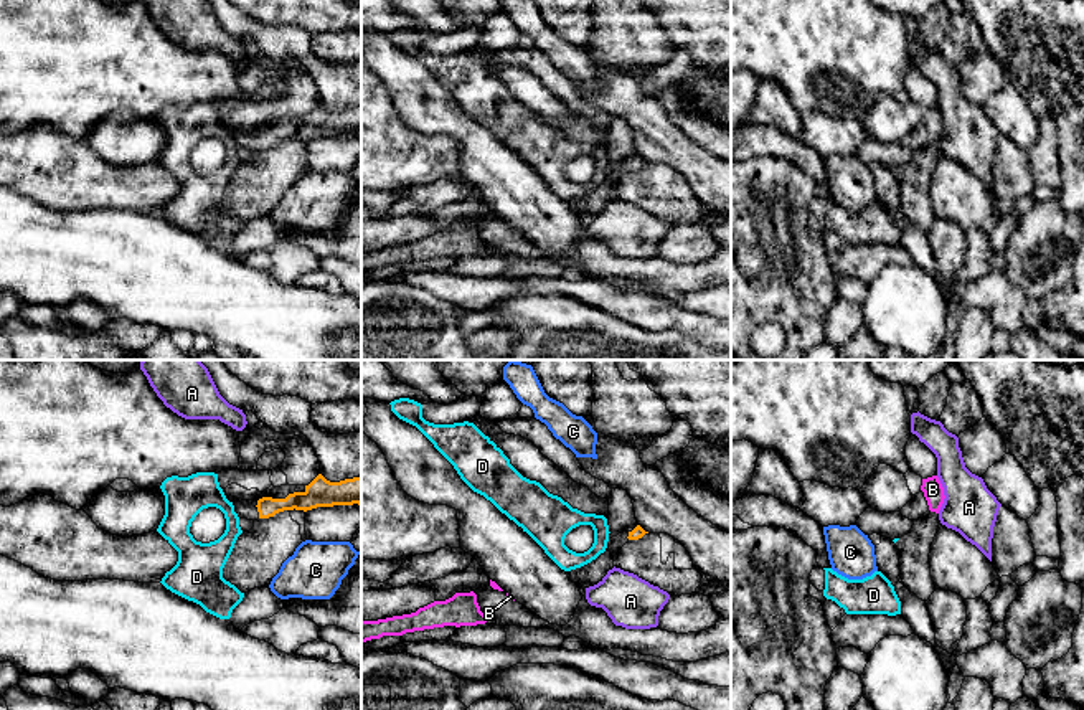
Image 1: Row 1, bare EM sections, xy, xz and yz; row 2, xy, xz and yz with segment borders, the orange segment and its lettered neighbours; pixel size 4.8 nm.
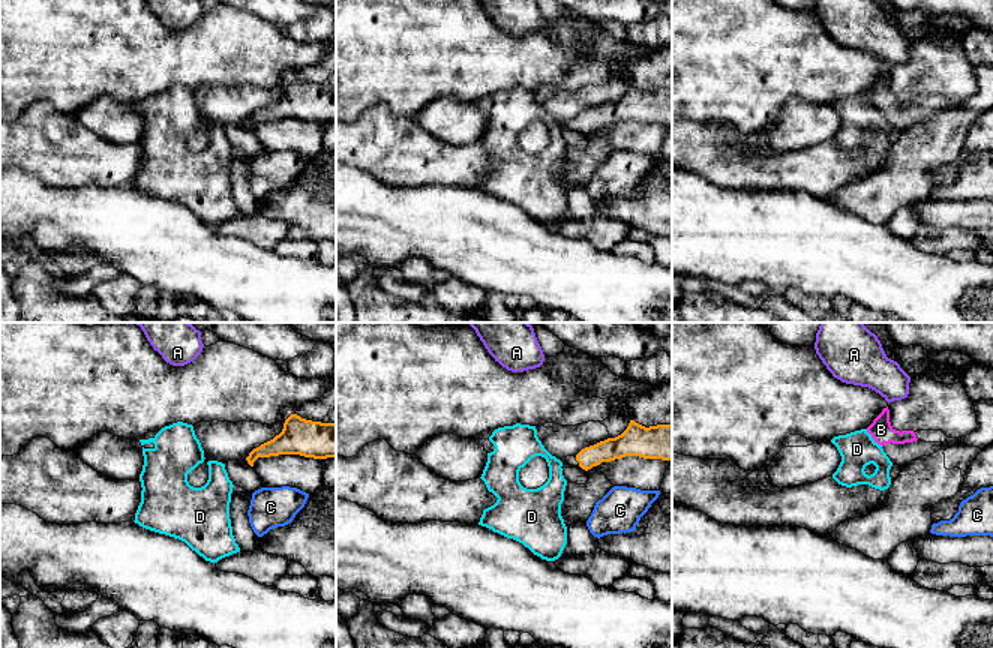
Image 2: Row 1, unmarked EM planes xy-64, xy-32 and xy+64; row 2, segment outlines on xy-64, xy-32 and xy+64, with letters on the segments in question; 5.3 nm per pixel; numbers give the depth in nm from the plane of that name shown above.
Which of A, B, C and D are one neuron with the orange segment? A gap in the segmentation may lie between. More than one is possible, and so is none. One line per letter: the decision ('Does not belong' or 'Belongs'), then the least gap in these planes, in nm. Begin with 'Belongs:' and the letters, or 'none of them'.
Belongs: B
A: Does not belong. Distance 150 nm
B: Belongs. Distance 650 nm
C: Does not belong. Distance 140 nm
D: Does not belong. Distance 90 nm

